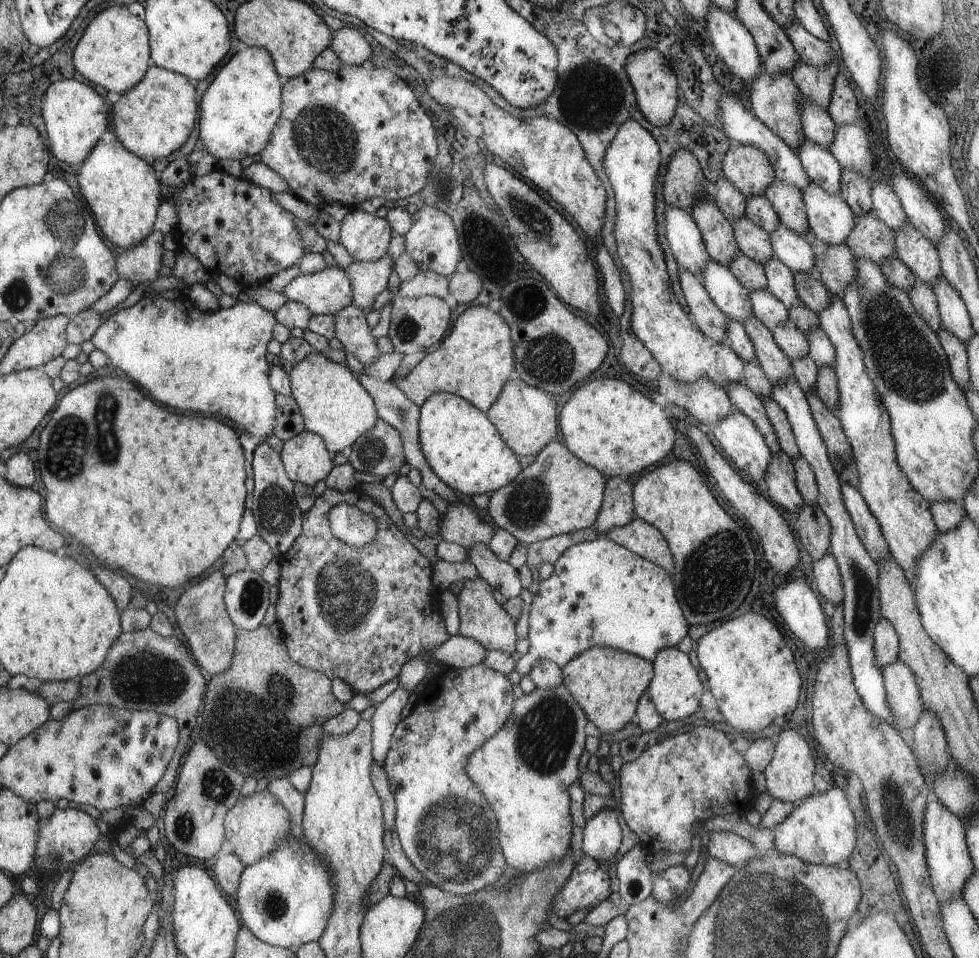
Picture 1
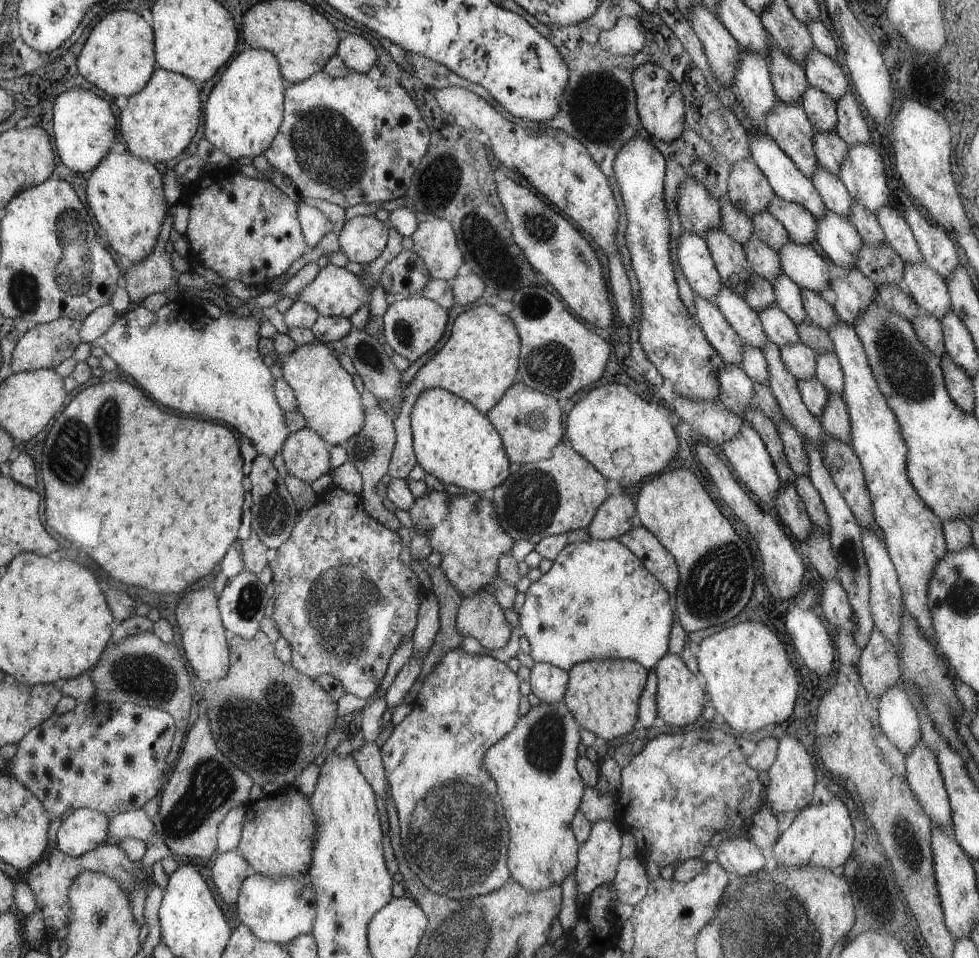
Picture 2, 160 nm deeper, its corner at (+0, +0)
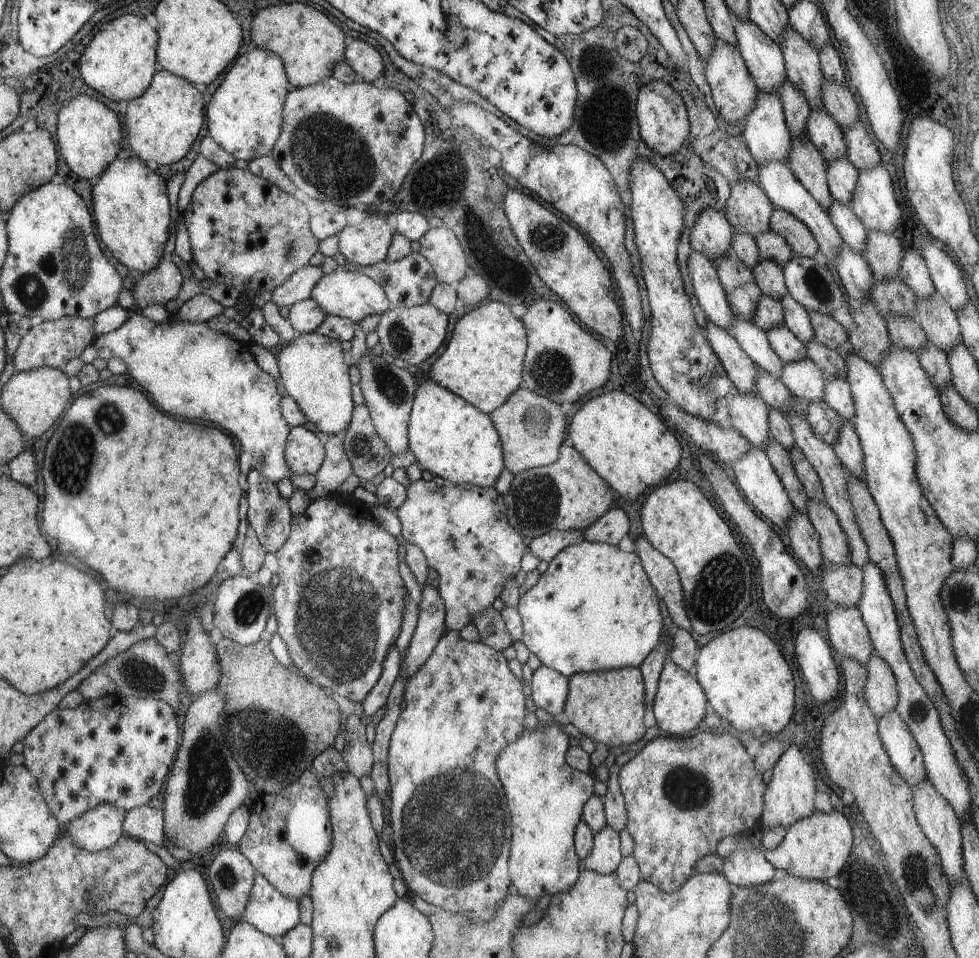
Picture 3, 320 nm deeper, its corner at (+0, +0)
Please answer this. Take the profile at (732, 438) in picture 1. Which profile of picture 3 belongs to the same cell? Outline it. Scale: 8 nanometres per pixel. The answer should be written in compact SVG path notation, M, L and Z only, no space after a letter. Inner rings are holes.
M751 446L751 449L742 458L733 462L731 468L734 470L734 478L736 478L739 491L745 496L748 504L763 519L772 522L778 529L786 528L786 524L789 523L795 513L795 508L787 495L781 478L771 465L767 453L758 447Z

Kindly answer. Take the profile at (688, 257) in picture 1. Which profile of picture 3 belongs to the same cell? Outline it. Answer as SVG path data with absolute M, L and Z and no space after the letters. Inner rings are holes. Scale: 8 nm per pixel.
M693 252L689 258L689 274L697 301L709 322L729 331L735 318L718 278L716 264L707 256Z

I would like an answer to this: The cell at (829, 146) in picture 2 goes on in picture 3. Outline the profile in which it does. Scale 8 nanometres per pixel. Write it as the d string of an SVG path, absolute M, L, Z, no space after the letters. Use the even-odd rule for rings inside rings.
M846 158L827 164L827 183L834 201L842 206L851 206L857 187L859 170Z

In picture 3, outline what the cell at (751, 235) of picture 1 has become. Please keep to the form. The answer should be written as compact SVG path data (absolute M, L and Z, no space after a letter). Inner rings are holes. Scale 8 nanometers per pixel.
M762 259L752 270L755 283L764 296L780 302L788 294L788 289L783 275L783 268L774 261Z

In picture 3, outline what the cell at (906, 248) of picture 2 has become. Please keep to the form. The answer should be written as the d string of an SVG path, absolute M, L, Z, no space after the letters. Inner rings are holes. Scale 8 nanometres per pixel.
M912 249L905 250L899 274L918 299L929 299L935 294L935 286L920 252Z

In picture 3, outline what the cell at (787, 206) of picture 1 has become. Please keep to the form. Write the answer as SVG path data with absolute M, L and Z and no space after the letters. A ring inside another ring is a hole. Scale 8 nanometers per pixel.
M775 209L769 224L792 249L794 255L812 259L819 257L819 246L808 227L786 211Z

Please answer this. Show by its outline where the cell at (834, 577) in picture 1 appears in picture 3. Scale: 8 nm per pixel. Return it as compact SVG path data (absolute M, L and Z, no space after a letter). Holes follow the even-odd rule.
M837 606L828 614L827 625L832 648L866 668L874 650L861 612L856 607Z

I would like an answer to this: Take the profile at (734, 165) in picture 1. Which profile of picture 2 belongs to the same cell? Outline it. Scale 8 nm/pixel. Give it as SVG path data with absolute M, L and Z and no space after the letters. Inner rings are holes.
M749 157L731 166L731 171L727 180L727 196L726 200L743 210L752 220L754 215L758 215L762 211L766 211L768 205L775 197L774 191L768 180L757 164Z

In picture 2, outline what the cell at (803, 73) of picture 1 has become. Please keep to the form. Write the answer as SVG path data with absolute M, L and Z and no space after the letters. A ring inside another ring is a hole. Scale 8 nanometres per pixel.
M809 86L800 103L816 133L836 133L837 104L830 96Z

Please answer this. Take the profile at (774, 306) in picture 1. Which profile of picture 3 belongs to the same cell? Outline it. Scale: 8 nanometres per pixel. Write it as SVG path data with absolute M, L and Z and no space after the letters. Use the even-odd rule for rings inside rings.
M785 324L765 333L770 346L784 363L808 358L805 344L795 334L792 334Z

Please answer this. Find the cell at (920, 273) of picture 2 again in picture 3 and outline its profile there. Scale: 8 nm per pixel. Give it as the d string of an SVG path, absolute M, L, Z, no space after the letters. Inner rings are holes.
M937 292L929 299L916 298L917 311L913 316L928 340L948 354L961 343L961 326L957 314Z

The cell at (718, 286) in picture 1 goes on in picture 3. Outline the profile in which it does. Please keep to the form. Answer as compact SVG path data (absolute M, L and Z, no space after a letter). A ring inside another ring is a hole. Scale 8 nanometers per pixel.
M737 316L734 318L732 328L728 332L738 341L758 369L779 379L784 362L770 346L766 333L752 321L740 320Z

